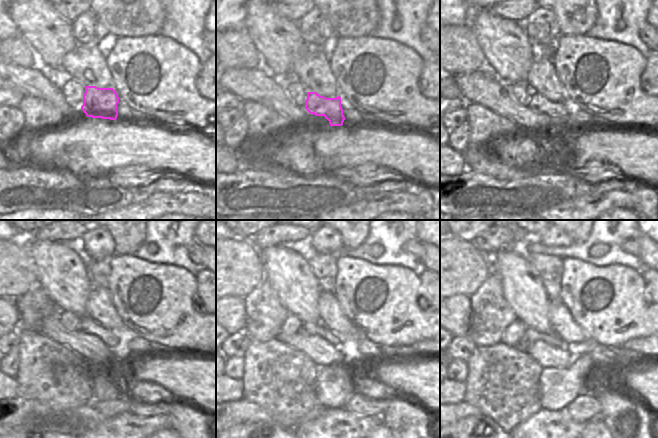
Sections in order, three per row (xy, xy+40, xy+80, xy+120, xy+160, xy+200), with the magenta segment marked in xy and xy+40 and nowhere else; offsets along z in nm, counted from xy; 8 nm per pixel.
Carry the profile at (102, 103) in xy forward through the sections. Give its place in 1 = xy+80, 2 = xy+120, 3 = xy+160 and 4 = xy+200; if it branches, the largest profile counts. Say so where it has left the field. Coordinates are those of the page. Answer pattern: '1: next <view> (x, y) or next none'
1: next xy+80 (556, 111)
2: next xy+120 (89, 326)
3: next xy+160 (320, 330)
4: next xy+200 (530, 336)

